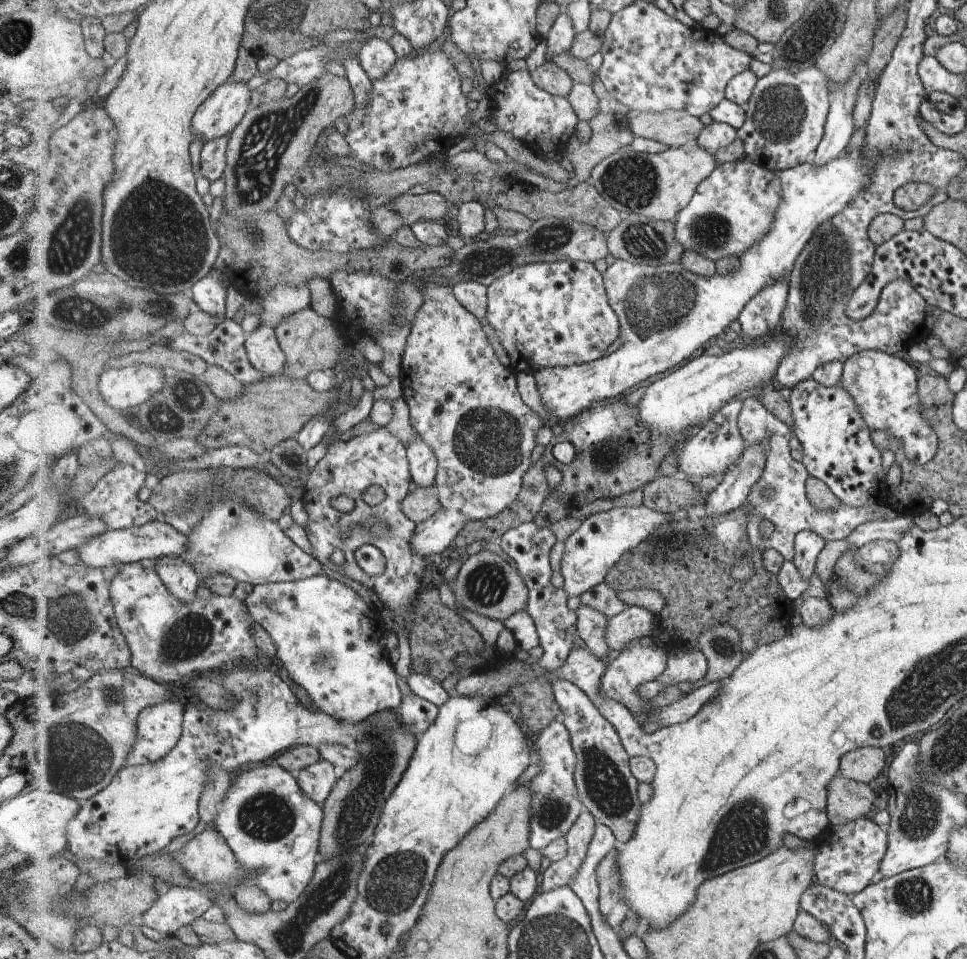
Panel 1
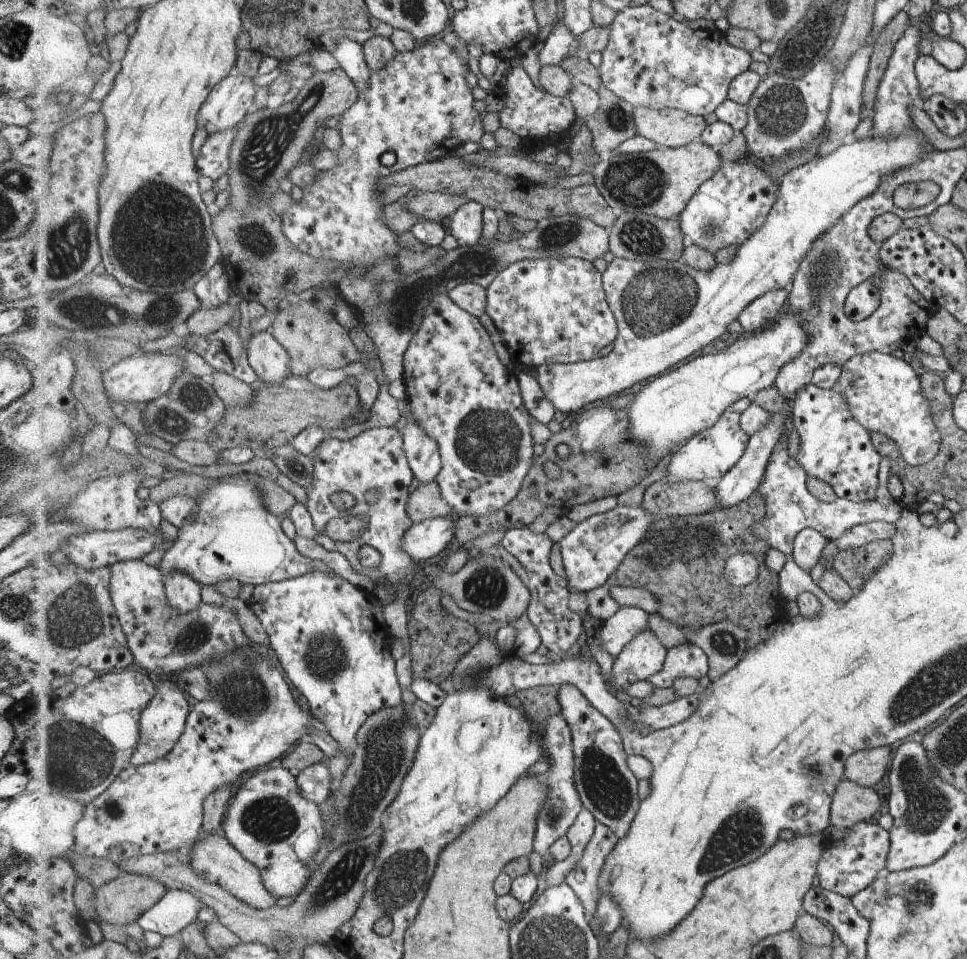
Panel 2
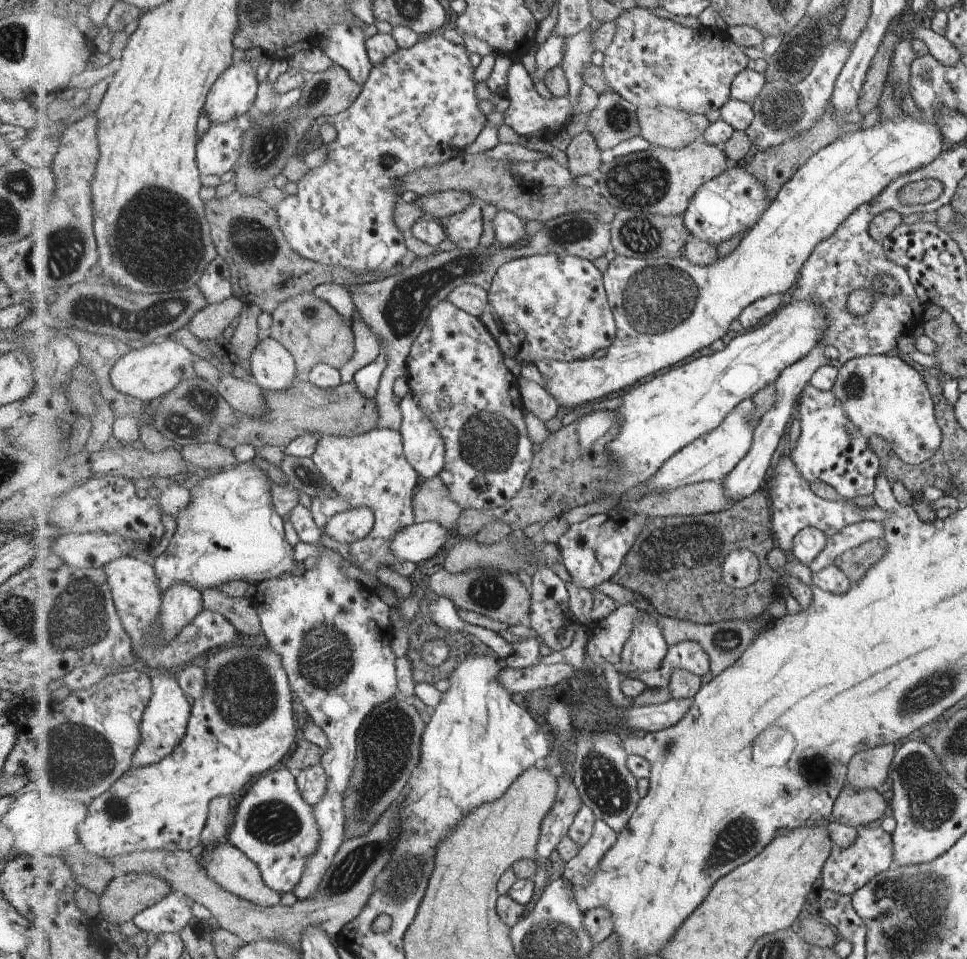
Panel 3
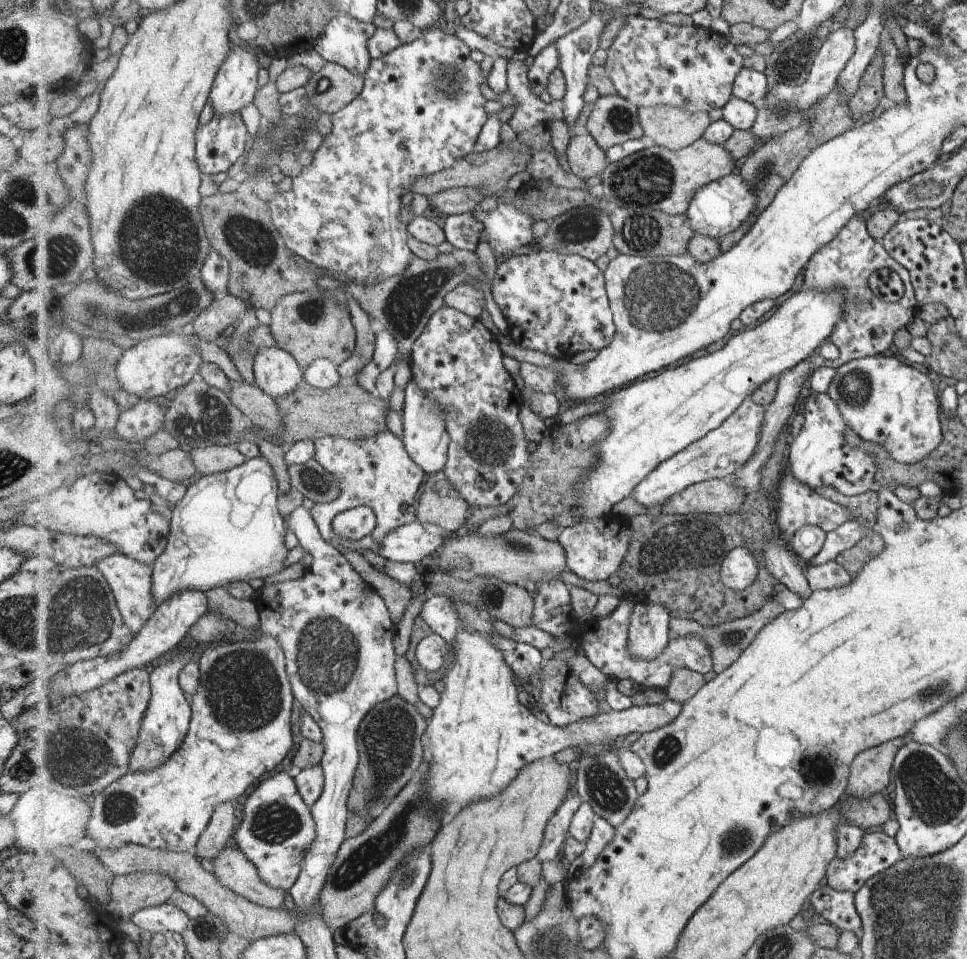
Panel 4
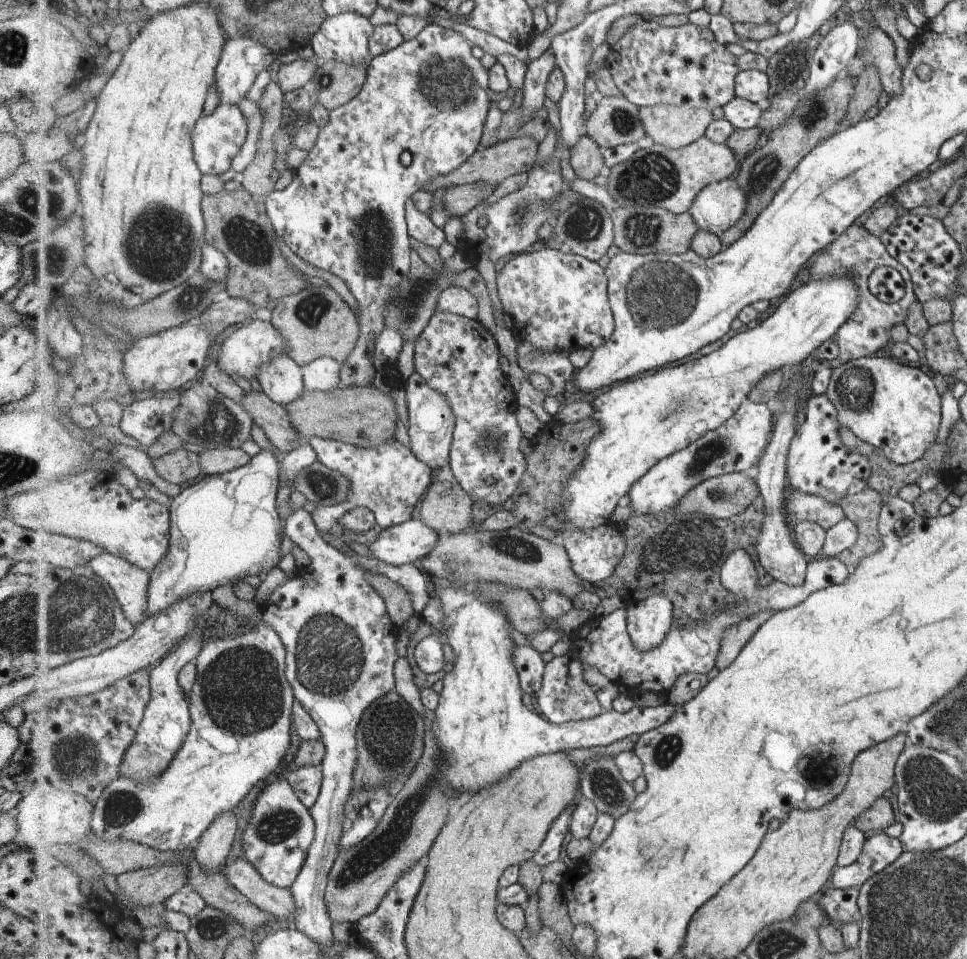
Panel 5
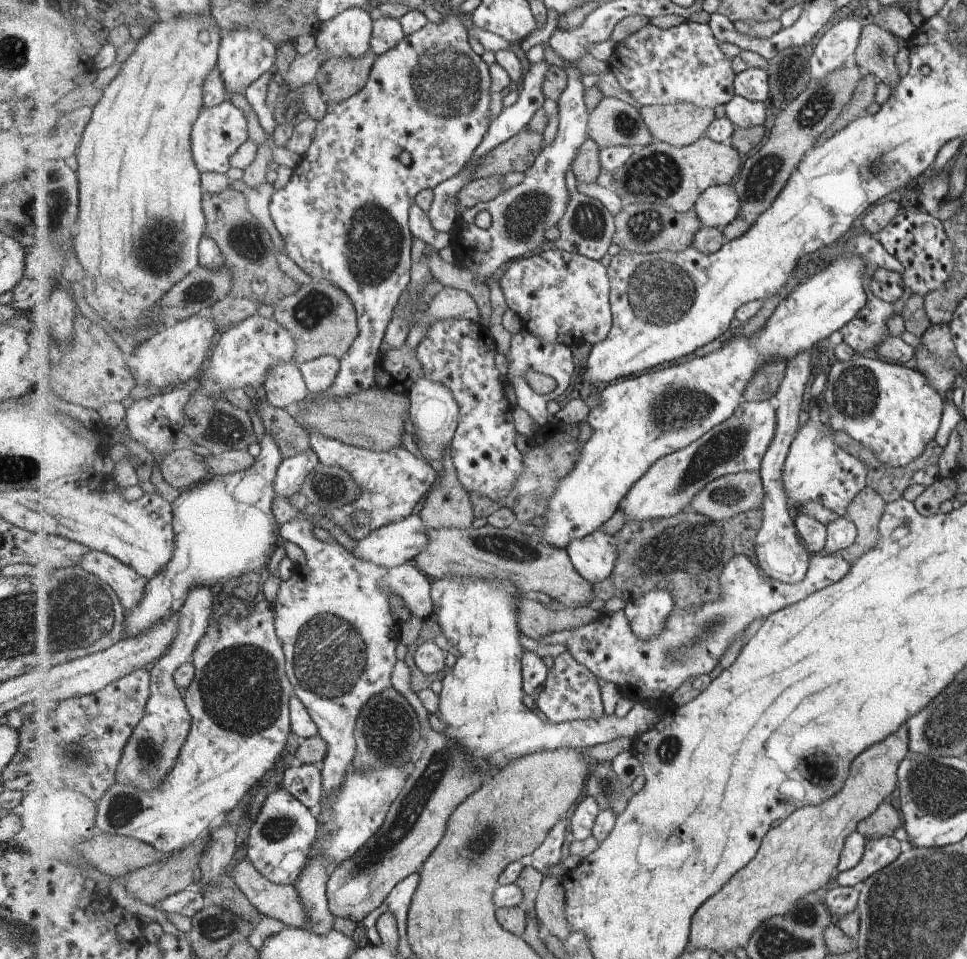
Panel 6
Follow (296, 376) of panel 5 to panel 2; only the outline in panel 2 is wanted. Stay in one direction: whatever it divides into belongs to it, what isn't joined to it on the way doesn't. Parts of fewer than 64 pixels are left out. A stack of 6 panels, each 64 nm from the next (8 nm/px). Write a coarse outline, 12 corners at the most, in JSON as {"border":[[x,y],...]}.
{"border":[[270,329],[247,349],[259,383],[291,376],[291,357]]}

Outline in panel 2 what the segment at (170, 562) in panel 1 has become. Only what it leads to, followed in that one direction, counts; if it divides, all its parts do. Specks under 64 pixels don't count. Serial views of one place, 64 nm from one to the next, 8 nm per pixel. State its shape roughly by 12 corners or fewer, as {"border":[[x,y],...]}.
{"border":[[185,571],[163,577],[178,615],[200,605],[201,584]]}

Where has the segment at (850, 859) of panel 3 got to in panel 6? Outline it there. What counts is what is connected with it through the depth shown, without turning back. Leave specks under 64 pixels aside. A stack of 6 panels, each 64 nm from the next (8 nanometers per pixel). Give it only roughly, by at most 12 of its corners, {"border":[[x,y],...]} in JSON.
{"border":[[892,836],[867,839],[861,862],[839,872],[841,887],[859,887],[893,862],[905,845]]}

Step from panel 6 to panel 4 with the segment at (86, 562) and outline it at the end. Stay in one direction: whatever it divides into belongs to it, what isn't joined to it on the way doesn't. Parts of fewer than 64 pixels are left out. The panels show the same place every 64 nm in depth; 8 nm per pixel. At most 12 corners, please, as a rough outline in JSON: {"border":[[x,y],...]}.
{"border":[[121,553],[97,568],[137,636],[159,606],[154,569]]}

